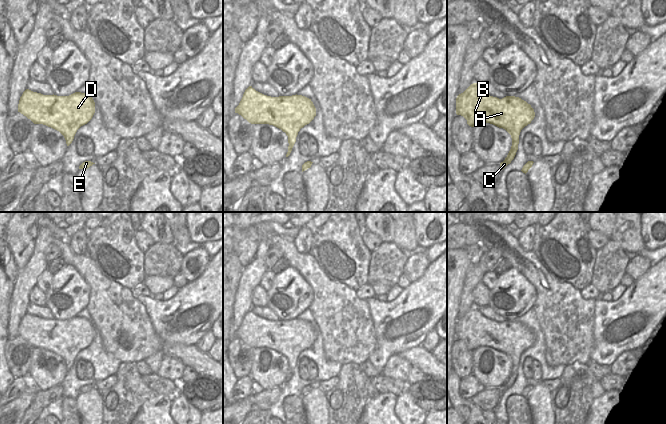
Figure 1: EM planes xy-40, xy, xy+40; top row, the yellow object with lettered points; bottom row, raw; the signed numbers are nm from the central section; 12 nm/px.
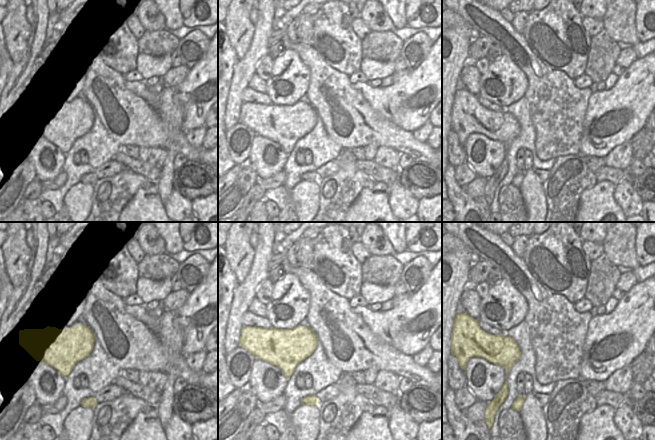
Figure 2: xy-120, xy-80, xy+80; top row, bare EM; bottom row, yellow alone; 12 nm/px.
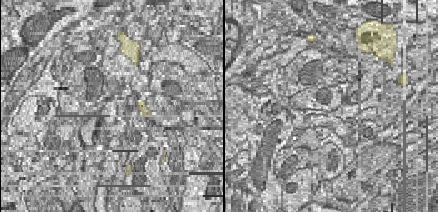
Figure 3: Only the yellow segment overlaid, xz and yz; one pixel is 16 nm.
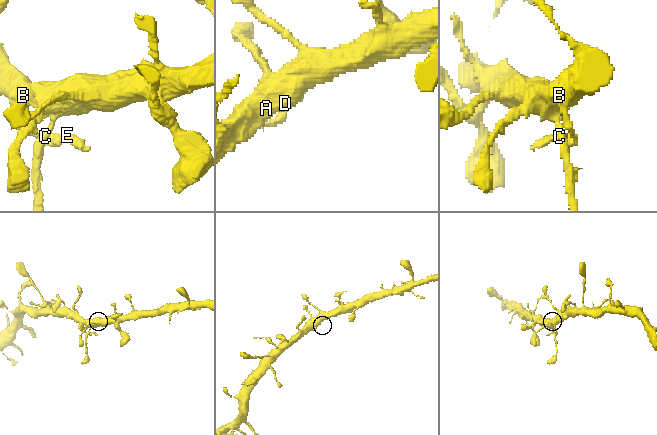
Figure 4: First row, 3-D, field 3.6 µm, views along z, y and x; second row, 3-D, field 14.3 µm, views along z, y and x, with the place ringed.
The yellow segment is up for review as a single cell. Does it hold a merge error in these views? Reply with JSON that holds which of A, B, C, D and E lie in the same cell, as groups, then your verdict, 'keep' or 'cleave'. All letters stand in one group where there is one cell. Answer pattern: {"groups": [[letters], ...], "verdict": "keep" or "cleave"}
{"groups": [["A", "B", "C", "D", "E"]], "verdict": "keep"}

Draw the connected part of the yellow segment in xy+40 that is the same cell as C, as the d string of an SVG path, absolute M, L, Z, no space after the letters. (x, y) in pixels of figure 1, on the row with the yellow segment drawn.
M477 83L471 84L457 96L456 114L463 116L471 127L479 123L490 123L511 135L512 146L505 160L500 163L502 170L516 155L521 130L535 117L534 109L521 98L506 96L499 99L490 96Z

